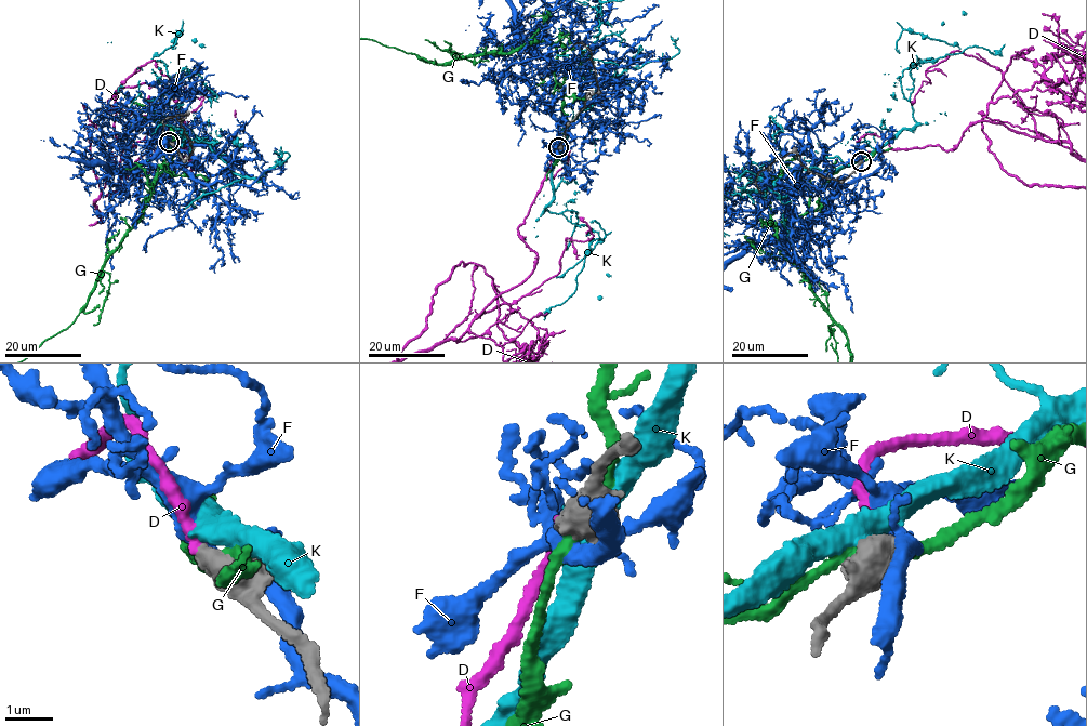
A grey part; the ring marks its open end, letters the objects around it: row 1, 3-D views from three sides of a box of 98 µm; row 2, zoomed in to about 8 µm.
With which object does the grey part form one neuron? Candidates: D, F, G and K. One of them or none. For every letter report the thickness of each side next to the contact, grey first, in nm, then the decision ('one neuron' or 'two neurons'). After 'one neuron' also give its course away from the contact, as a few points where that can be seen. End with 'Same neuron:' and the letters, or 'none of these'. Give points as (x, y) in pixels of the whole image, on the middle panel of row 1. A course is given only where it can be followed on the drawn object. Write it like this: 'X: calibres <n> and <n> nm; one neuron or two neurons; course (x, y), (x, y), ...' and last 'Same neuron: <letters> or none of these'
D: calibres 550 and 220 nm; one neuron
F: calibres 750 and 300 nm; two neurons
G: calibres 800 and 240 nm; two neurons
K: calibres 750 and 480 nm; two neurons
Same neuron: D

